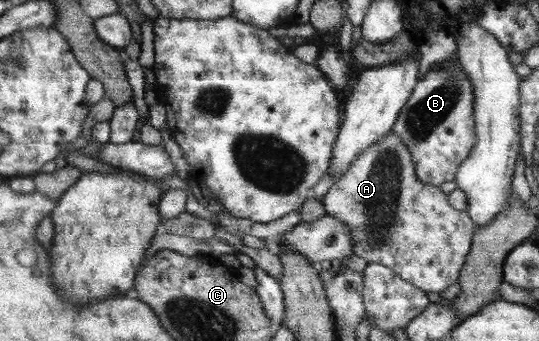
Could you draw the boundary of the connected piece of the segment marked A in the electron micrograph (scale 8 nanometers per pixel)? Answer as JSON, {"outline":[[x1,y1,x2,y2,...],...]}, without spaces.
{"outline":[[389,133,389,136,383,138,381,142,377,142,373,148,369,148,367,152,363,152,352,167,348,169,348,172,337,182,332,185,326,195,323,198,325,213,332,215,339,221,342,221,346,227,348,227,348,234,352,239,353,253,359,257,362,257,367,263,378,263,389,266,389,269,394,269,405,281,415,285,417,288,426,291,427,293,443,293,445,289,449,289,451,285,457,283,460,277,461,268,464,267,464,261,469,251,469,237,472,237,473,227,475,222,471,223,472,218,467,217,464,210,453,209,453,206,449,203,448,193,445,193,440,186,427,185,424,181,420,180,417,175,416,165,413,161,413,156,409,152,409,148,401,142,401,138,395,135,395,133]]}

